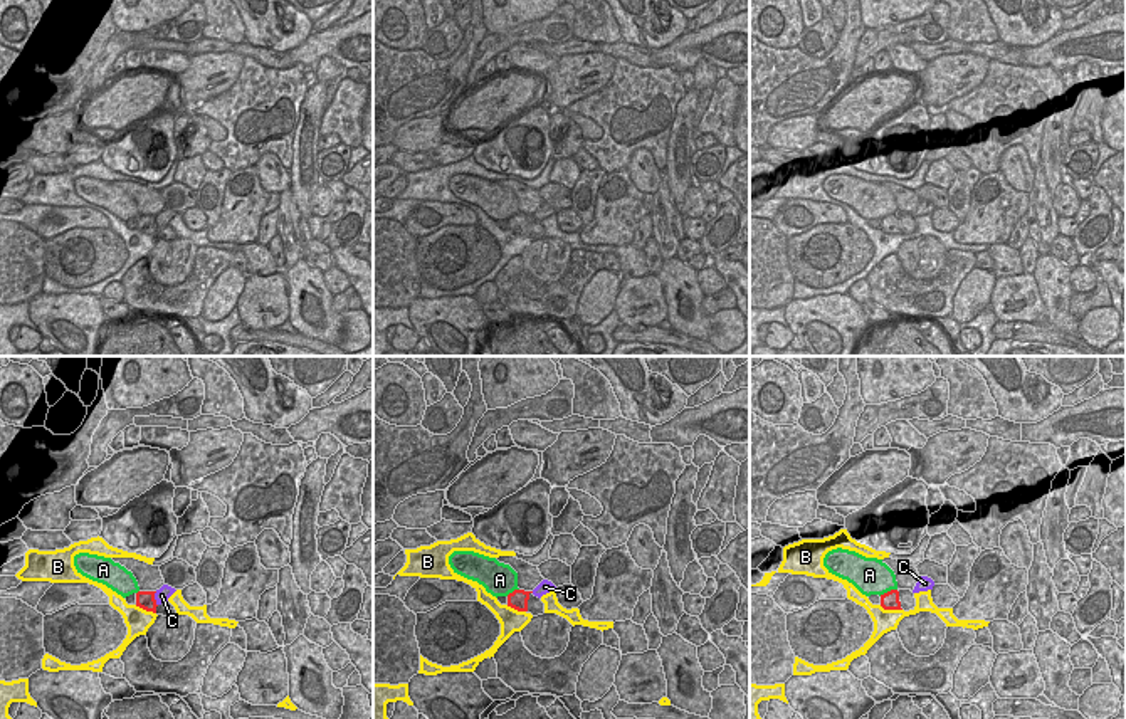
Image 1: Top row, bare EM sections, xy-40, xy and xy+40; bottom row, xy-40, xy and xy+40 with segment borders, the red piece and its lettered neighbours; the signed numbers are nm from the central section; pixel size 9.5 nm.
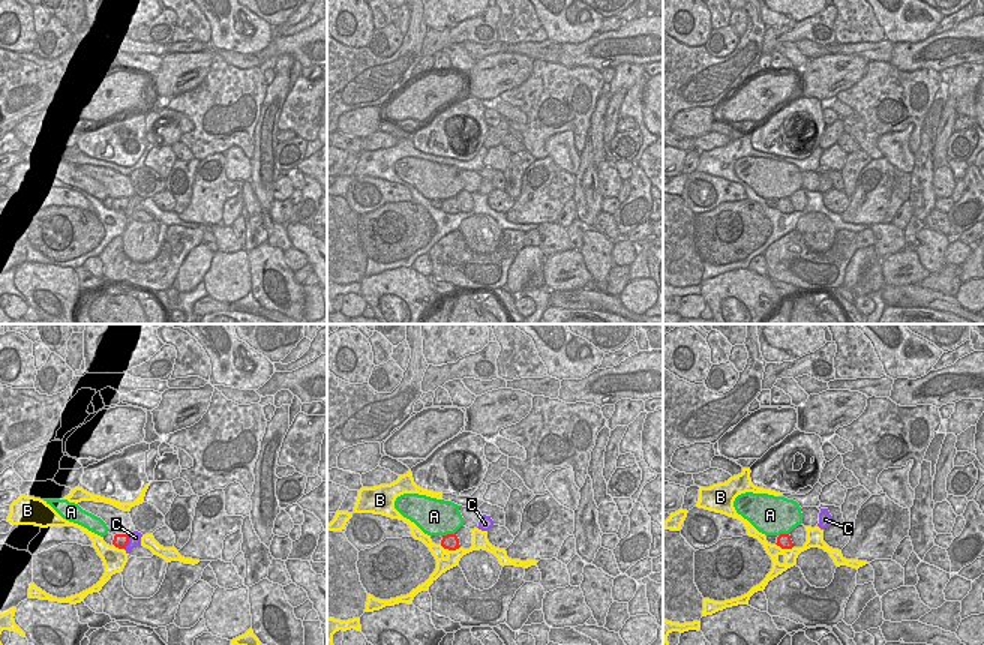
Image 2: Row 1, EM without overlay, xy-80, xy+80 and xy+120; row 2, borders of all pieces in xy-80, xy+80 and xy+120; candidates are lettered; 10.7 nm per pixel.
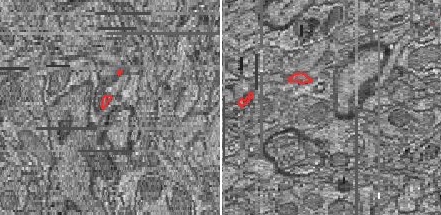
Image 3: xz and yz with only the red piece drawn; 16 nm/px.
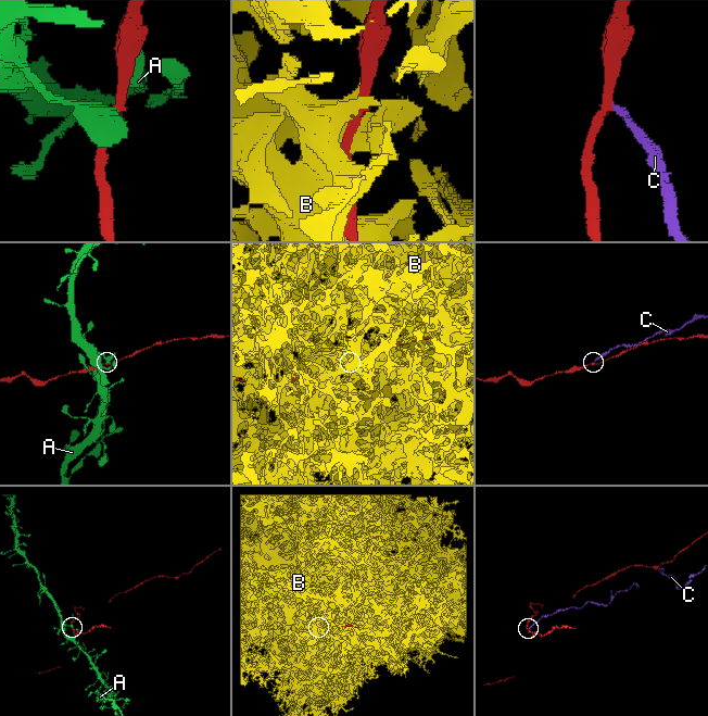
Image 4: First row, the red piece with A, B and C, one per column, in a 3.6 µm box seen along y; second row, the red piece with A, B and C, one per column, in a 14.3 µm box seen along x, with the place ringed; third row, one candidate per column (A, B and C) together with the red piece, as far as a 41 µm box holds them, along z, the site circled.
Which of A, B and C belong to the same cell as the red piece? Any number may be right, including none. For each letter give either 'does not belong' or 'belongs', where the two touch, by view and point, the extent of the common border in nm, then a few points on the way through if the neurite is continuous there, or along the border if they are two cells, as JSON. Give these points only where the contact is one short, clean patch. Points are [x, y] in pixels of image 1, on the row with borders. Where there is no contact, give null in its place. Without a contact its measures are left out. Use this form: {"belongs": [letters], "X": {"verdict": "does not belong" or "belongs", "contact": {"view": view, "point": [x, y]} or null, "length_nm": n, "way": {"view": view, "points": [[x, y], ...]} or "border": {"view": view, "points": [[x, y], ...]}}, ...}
{"belongs": [], "A": {"verdict": "does not belong", "contact": {"view": "xy+40", "point": [888, 592]}, "length_nm": 190, "border": {"view": "xy+40", "points": [[896, 588], [879, 595]]}}, "B": {"verdict": "does not belong", "contact": {"view": "xy+40", "point": [891, 608]}, "length_nm": 220}, "C": {"verdict": "does not belong", "contact": {"view": "xy-40", "point": [153, 598]}, "length_nm": 140, "border": {"view": "xy-40", "points": [[155, 592], [157, 605]]}}}

